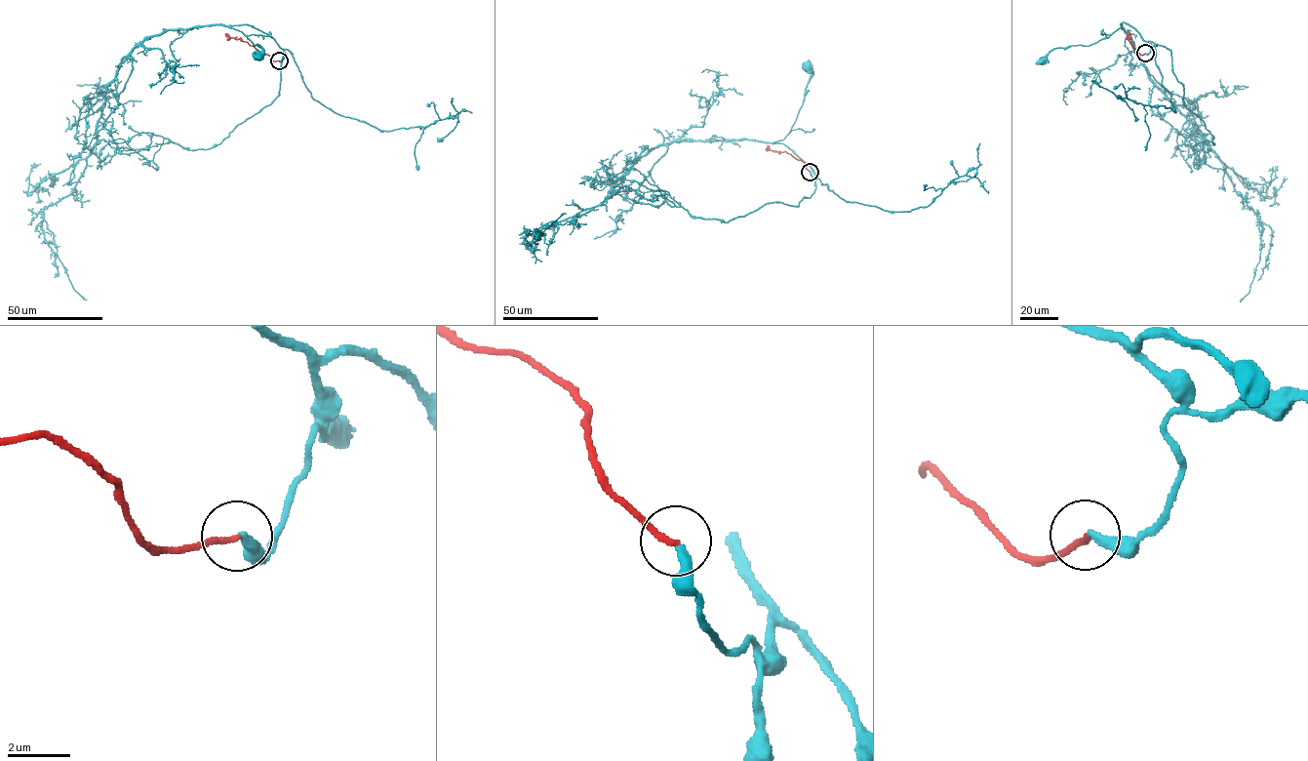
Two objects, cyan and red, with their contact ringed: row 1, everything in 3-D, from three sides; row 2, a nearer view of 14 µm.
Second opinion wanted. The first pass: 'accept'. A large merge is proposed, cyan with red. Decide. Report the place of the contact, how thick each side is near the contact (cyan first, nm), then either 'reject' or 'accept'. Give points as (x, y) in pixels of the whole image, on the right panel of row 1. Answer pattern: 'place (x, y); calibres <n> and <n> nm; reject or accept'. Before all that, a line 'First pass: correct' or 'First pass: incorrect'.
First pass: correct
place (1145, 53); calibres 280 and 190 nm; accept

